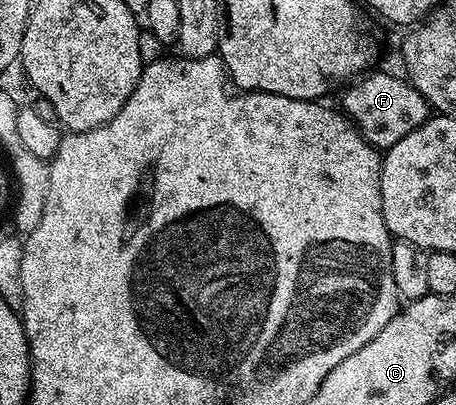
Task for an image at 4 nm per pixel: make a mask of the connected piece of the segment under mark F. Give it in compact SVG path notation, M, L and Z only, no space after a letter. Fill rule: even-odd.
M367 72L353 83L341 90L341 112L353 121L361 135L369 145L379 151L391 149L408 131L416 131L432 115L430 104L416 91L405 76L397 77L394 73Z

